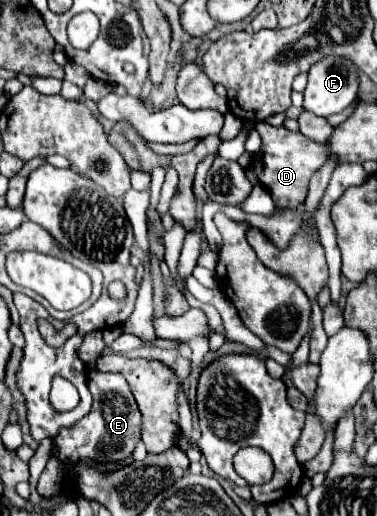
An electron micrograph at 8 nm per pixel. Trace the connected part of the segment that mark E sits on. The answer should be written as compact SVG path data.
M91 370L87 376L87 386L93 396L91 412L71 428L61 428L61 434L53 438L53 450L57 452L57 458L61 462L91 460L95 464L121 462L129 458L137 442L141 440L141 422L143 422L129 384L121 374L111 372L105 374L99 370Z

